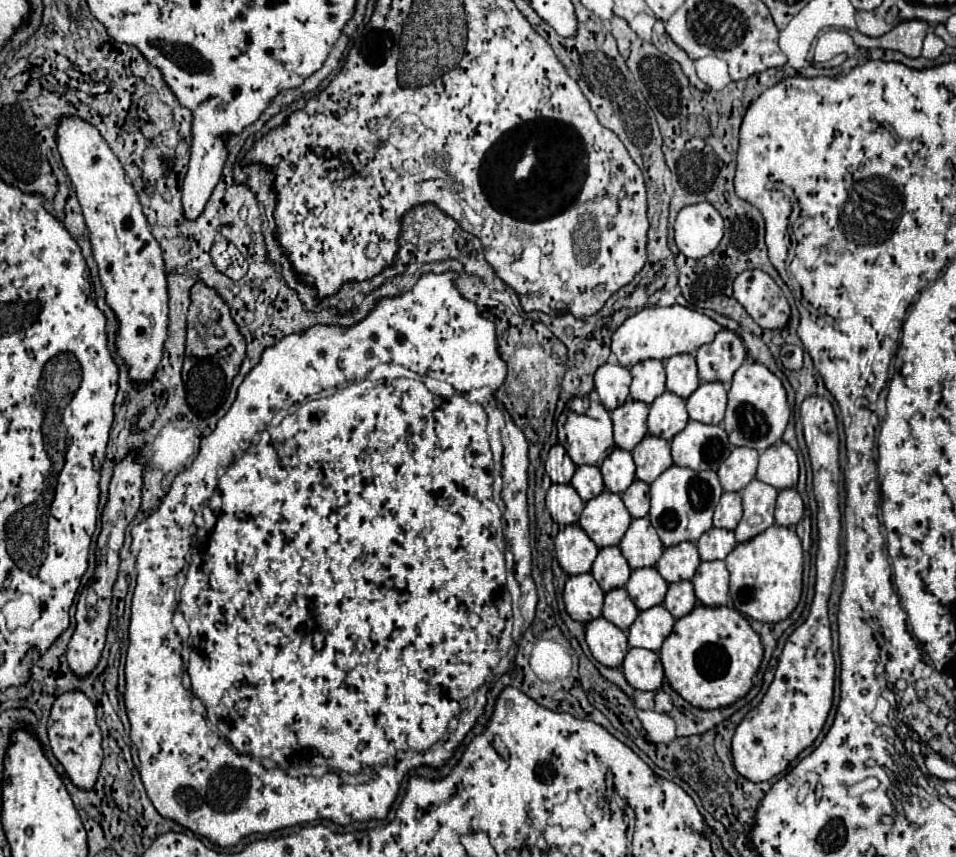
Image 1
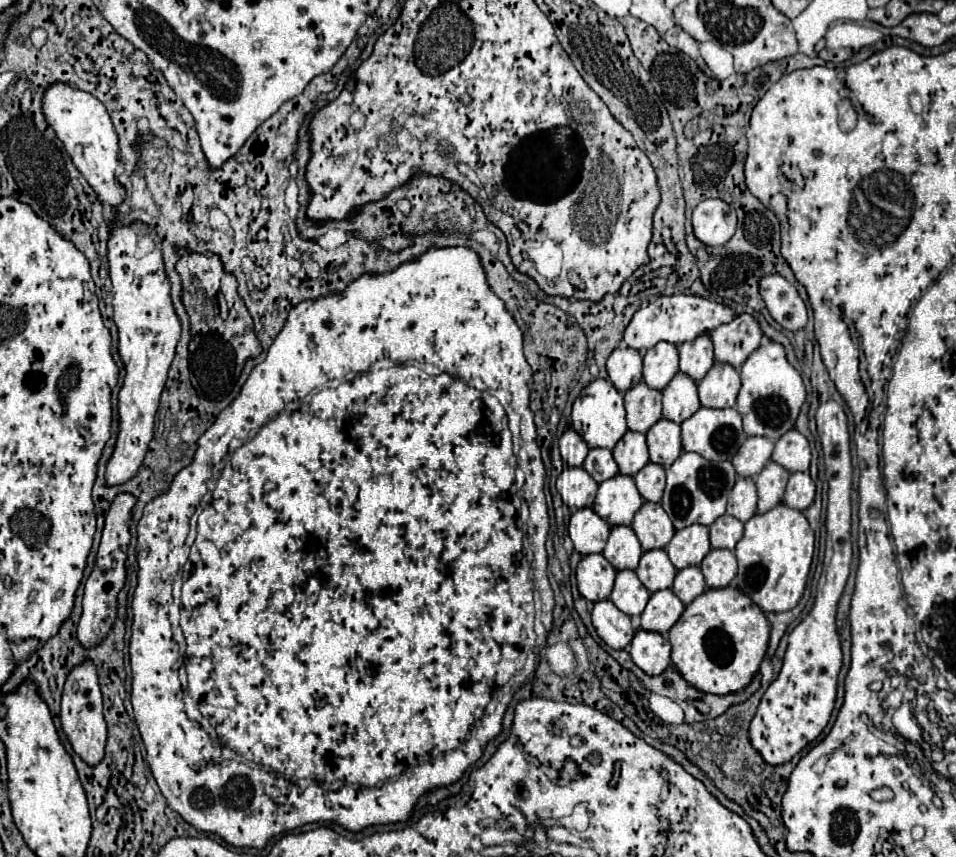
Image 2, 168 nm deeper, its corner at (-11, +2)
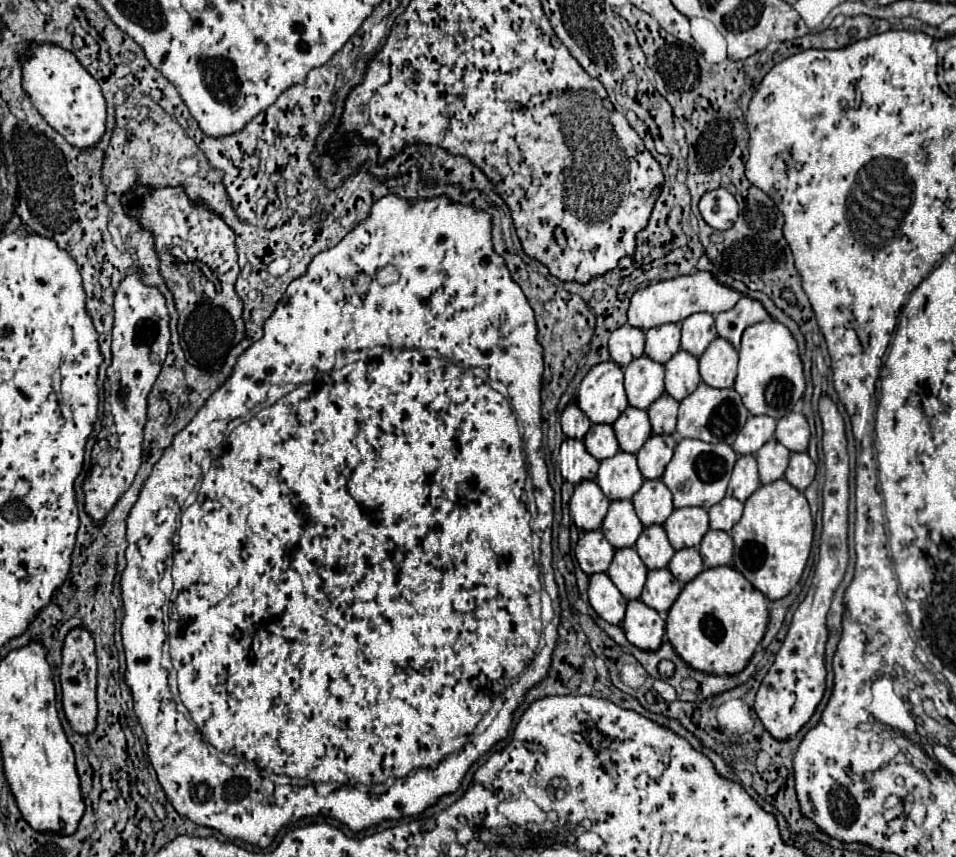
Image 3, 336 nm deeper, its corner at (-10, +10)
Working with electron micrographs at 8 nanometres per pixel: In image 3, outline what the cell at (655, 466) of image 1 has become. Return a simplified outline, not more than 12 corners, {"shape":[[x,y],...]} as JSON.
{"shape":[[661,395],[649,409],[655,435],[673,435],[679,403]]}

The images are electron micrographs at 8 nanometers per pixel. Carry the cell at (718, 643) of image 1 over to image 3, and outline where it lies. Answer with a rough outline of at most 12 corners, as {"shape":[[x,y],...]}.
{"shape":[[701,571],[665,635],[689,667],[737,675],[767,597],[739,571]]}

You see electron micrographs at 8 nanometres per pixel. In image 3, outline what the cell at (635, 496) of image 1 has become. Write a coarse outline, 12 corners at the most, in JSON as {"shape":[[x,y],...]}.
{"shape":[[651,435],[637,453],[643,479],[661,479],[673,437]]}

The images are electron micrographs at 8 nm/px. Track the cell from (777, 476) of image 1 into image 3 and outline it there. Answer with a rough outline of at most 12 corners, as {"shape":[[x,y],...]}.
{"shape":[[803,413],[779,419],[775,439],[805,453],[809,425]]}

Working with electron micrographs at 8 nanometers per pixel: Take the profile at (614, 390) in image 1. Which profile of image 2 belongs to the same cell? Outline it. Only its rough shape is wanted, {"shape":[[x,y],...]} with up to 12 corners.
{"shape":[[618,347],[606,361],[610,381],[626,391],[642,379],[642,357]]}

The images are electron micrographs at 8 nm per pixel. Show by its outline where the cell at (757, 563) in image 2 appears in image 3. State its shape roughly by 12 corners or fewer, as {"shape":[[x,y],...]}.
{"shape":[[785,479],[747,501],[733,567],[769,599],[801,579],[813,517]]}

